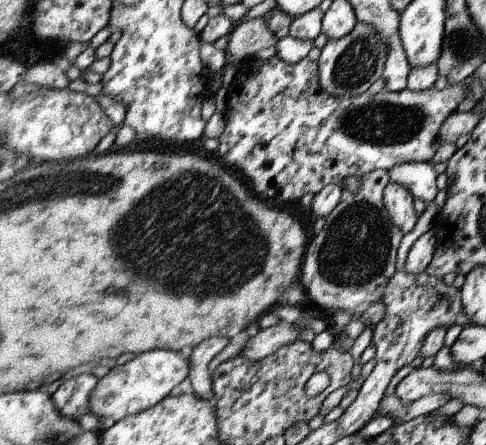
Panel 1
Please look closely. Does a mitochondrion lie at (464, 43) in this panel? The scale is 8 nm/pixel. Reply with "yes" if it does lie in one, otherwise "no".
yes

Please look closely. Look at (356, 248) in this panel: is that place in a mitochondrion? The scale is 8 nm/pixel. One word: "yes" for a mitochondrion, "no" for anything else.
yes

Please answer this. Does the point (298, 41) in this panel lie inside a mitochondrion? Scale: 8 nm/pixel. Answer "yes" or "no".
no

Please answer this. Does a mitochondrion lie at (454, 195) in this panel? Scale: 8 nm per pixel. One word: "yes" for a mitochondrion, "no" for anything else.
no

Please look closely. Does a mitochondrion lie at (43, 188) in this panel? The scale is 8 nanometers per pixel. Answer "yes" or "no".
yes

